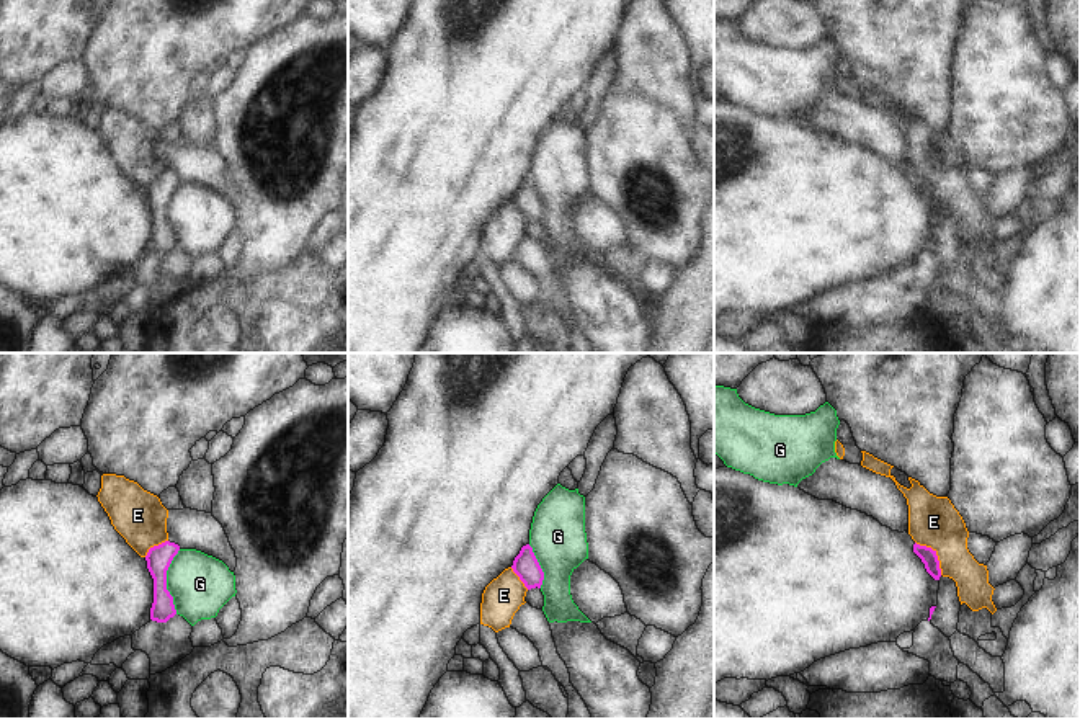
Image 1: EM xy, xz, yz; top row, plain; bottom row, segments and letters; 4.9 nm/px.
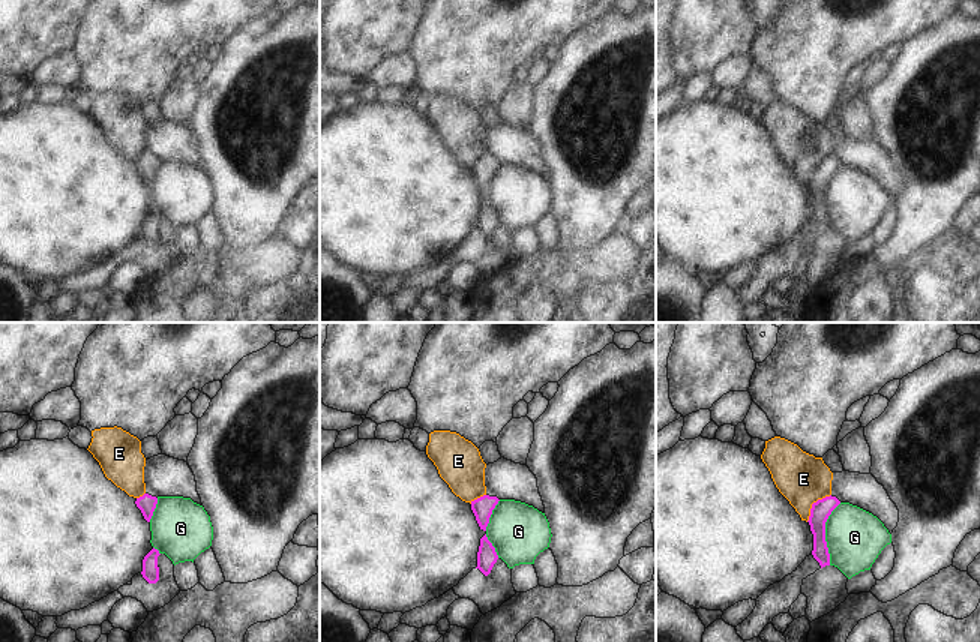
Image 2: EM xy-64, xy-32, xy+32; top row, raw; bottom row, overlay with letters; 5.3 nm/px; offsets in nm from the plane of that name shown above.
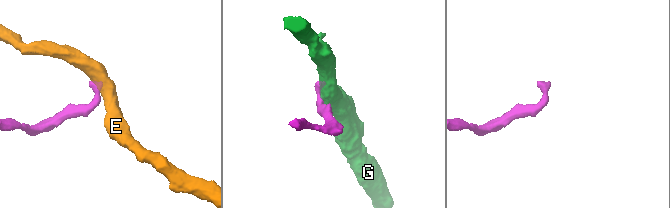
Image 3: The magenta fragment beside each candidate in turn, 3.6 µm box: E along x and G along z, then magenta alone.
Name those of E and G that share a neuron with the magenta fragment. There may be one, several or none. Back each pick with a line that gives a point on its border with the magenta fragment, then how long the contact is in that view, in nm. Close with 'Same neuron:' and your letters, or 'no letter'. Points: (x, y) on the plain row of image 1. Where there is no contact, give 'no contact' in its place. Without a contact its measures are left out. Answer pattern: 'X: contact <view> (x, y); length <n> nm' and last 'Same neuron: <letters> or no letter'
Same neuron: no letter

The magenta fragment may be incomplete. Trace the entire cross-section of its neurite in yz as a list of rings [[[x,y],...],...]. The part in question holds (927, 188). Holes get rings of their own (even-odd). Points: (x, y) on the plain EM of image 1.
[[[913,178],[913,186],[922,193],[925,198],[926,206],[935,212],[939,214],[941,211],[941,203],[939,203],[939,194],[936,190],[936,185],[926,180]]]

